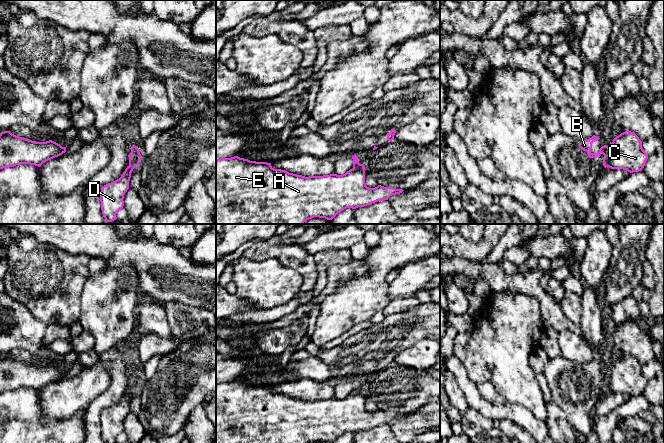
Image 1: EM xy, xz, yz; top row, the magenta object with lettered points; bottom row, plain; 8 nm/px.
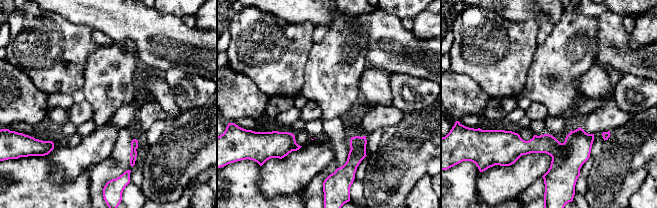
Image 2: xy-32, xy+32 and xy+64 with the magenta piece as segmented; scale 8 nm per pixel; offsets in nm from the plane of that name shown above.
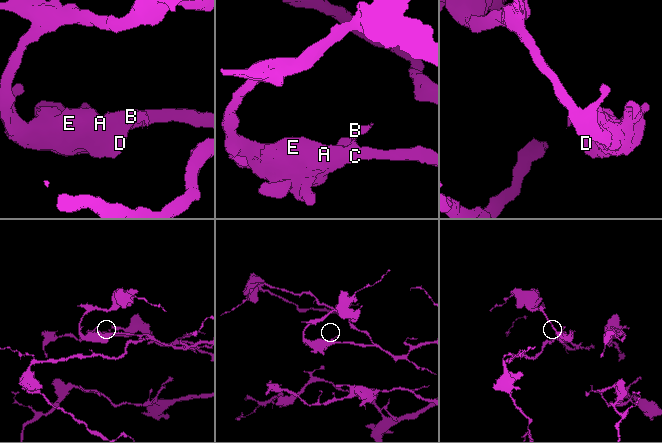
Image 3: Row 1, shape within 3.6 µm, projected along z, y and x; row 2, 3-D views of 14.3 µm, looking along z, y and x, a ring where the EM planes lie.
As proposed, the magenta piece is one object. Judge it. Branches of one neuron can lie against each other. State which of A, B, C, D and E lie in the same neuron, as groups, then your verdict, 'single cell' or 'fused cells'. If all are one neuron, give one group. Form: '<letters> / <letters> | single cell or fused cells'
A C D E / B | fused cells

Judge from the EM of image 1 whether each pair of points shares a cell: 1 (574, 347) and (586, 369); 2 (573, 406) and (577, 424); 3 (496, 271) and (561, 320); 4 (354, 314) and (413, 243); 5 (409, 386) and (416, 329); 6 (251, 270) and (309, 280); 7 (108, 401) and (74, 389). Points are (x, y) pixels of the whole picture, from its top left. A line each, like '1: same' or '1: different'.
1: different
2: same
3: same
4: same
5: different
6: different
7: different

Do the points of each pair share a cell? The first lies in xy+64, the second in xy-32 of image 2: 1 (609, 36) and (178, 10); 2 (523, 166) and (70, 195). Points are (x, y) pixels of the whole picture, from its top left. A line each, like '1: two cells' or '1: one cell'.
1: two cells
2: two cells

